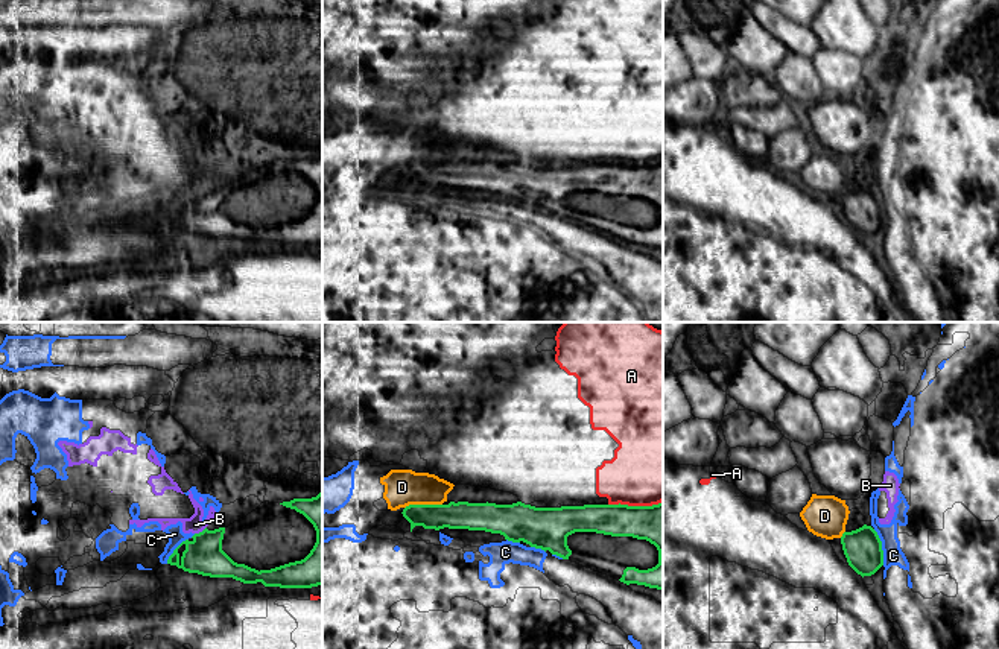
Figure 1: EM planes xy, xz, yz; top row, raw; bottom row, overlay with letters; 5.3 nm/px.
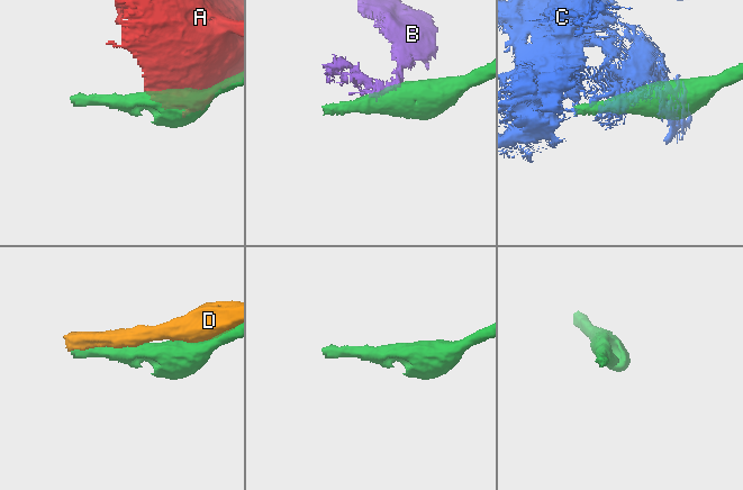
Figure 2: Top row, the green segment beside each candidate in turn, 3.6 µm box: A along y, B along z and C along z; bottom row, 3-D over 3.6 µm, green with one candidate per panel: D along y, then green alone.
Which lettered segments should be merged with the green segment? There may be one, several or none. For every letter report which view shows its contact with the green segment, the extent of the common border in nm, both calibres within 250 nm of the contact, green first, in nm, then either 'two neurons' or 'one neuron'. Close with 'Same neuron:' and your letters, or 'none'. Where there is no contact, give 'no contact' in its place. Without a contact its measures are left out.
A: xz | 280 nm | 220/420 nm | two neurons
B: xy | 80 nm | 200/90 nm | two neurons
C: yz | 200 nm | 200/110 nm | two neurons
D: xz | 200 nm | 140/190 nm | two neurons
Same neuron: none

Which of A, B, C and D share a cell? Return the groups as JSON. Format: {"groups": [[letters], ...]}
{"groups": [["A"], ["B", "C"], ["D"]]}

